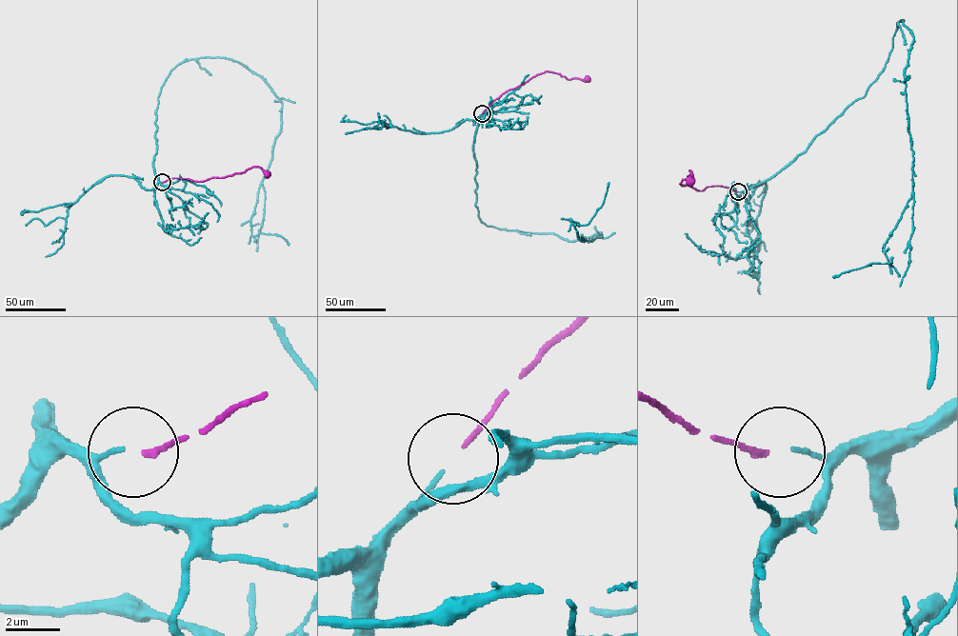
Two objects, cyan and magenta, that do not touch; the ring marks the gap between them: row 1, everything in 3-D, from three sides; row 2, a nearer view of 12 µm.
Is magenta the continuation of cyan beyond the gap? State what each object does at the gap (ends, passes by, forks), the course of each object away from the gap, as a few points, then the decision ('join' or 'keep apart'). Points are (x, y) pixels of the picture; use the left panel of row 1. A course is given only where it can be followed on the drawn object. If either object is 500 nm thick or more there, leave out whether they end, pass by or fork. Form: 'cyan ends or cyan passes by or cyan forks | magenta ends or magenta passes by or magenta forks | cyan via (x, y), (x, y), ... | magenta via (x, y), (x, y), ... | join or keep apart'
cyan ends | magenta ends | cyan via (162, 182), (153, 165), (155, 112), (169, 71), (198, 58), (238, 62), (282, 105), (251, 234), (289, 244) | magenta via (162, 182), (173, 178), (203, 181), (241, 173), (256, 167), (266, 173) | keep apart

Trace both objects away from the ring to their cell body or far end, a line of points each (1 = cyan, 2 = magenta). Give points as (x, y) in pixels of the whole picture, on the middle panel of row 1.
1: (482, 113), (475, 206), (487, 226), (602, 235), (592, 241), (570, 220), (587, 225), (609, 183)
2: (482, 112), (503, 93), (547, 71), (568, 79), (586, 79)

